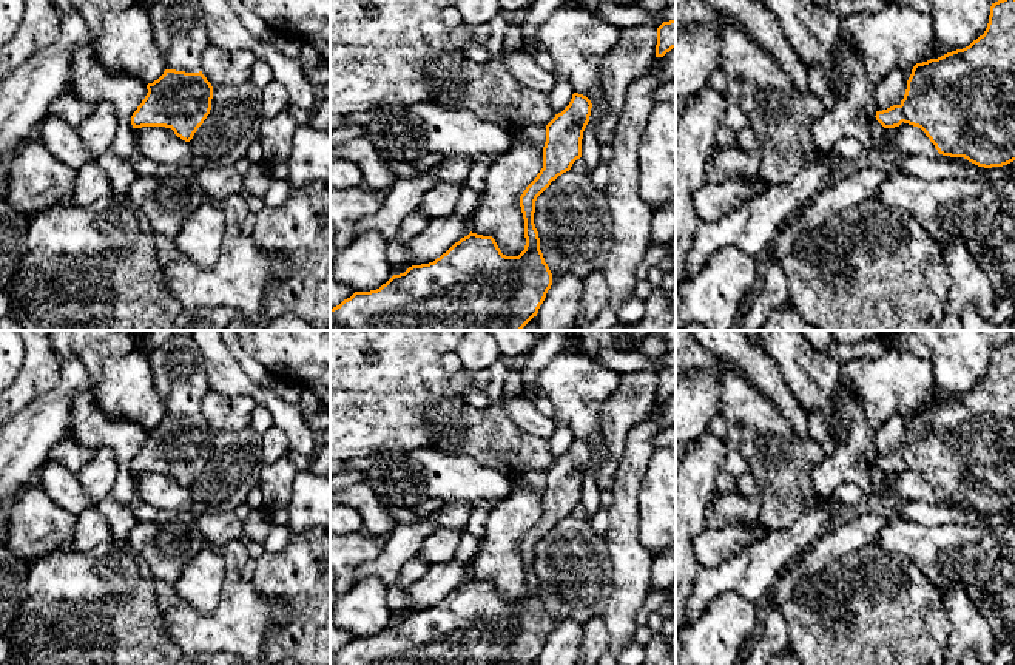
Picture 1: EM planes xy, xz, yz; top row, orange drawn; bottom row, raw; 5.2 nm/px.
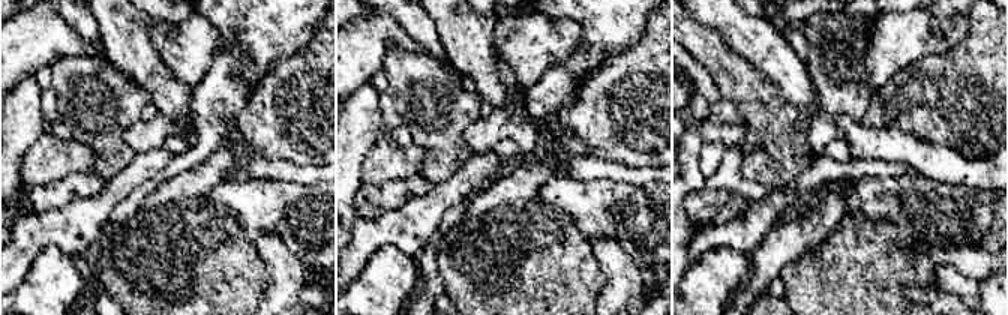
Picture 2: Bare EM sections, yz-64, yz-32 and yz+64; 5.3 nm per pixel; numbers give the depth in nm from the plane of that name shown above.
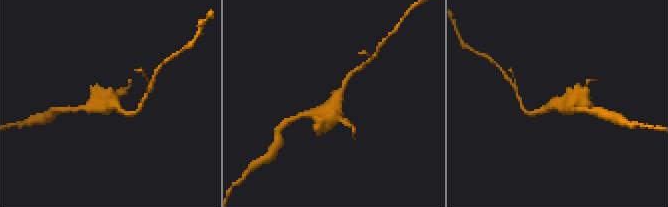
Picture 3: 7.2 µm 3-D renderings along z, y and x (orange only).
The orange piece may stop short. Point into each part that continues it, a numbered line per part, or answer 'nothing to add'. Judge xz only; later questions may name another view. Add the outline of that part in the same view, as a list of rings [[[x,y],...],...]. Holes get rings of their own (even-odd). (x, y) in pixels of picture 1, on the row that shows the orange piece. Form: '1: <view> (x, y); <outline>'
nothing to add

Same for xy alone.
nothing to add

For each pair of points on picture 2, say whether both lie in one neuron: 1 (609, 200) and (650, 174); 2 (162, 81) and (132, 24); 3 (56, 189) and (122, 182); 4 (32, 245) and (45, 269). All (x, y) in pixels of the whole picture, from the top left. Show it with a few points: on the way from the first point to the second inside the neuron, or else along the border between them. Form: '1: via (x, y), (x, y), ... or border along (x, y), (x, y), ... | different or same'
1: border along (599, 177), (635, 185), (656, 182) | different
2: via (149, 68), (132, 51), (132, 38) | same
3: border along (107, 182), (96, 194), (78, 197), (74, 201) | different
4: border along (69, 254), (48, 245), (35, 258), (18, 284) | different

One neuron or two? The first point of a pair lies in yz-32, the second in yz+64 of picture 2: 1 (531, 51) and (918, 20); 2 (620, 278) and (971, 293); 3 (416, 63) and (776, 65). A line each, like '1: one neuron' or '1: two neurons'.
1: one neuron
2: one neuron
3: two neurons

